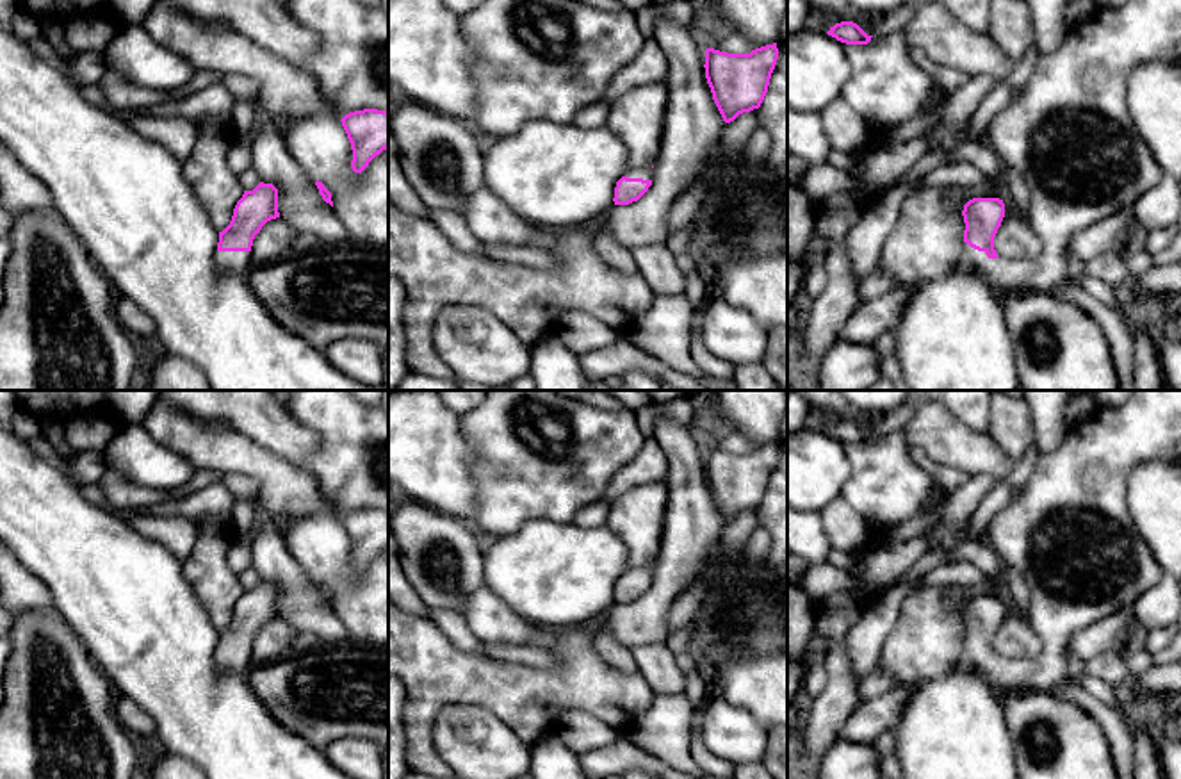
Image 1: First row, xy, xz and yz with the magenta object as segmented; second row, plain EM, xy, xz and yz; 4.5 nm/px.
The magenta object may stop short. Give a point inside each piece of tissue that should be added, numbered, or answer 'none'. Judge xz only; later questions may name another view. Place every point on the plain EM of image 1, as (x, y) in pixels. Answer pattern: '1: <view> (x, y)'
1: xz (647, 573)

